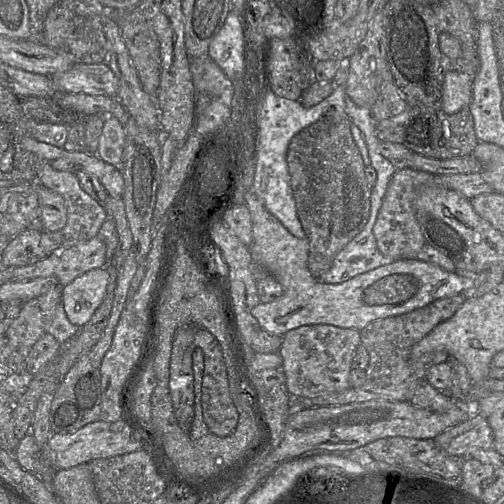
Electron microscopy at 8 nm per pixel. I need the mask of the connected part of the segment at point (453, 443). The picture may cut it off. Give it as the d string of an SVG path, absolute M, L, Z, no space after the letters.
M479 412L434 438L435 443L450 455L470 457L478 449L493 449L493 430L486 417Z

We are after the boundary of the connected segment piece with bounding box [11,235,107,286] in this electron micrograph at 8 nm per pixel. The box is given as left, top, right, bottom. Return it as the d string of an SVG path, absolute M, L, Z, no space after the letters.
M97 235L92 239L52 253L28 266L11 269L11 280L54 277L66 286L77 277L95 268L105 267L107 250Z

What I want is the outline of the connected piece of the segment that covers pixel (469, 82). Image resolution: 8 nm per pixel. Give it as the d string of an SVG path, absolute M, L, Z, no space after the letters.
M448 71L441 86L440 106L447 115L468 108L472 100L473 77L468 74Z

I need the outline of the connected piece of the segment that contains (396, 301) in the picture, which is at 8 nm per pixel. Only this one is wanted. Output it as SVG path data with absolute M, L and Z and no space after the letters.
M253 187L244 198L252 222L252 259L283 288L283 294L277 300L260 302L251 311L261 328L271 334L282 337L292 329L312 324L360 331L372 321L411 312L437 299L461 295L473 285L471 278L462 278L456 272L445 271L438 265L419 259L395 260L340 284L321 282L313 277L307 266L307 239L291 235L259 201Z

